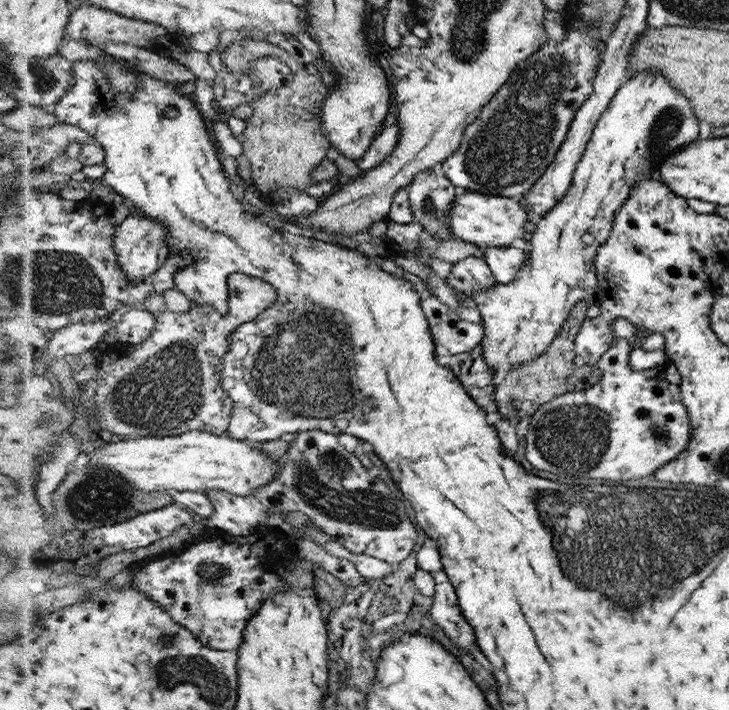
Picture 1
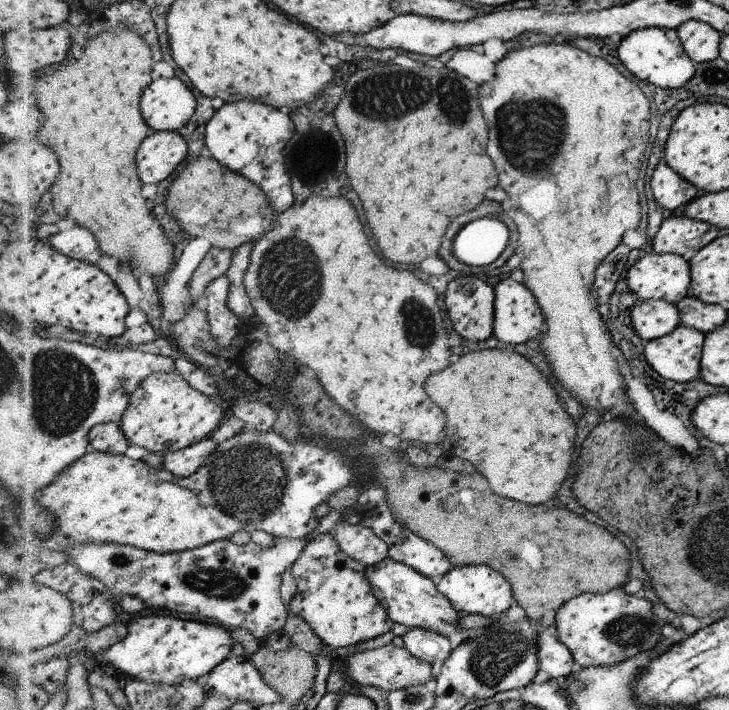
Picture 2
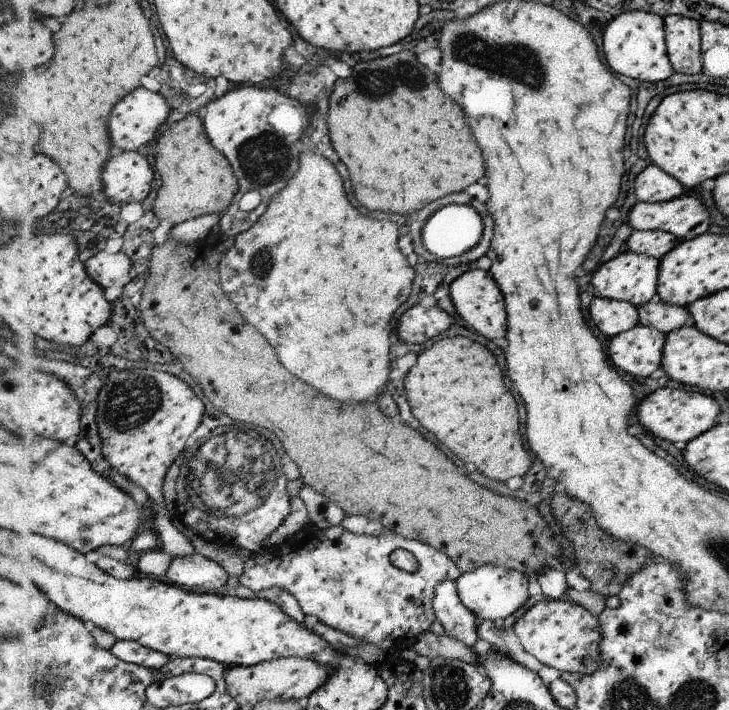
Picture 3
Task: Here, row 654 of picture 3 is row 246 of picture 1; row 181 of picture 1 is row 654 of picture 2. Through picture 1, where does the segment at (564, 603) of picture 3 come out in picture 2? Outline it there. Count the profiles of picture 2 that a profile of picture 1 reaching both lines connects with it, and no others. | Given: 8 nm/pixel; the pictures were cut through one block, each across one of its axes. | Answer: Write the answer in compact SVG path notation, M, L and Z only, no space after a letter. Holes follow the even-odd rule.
M616 588L605 594L582 594L566 603L557 613L554 630L570 650L573 660L583 666L614 667L657 648L665 622L654 614L650 601Z

